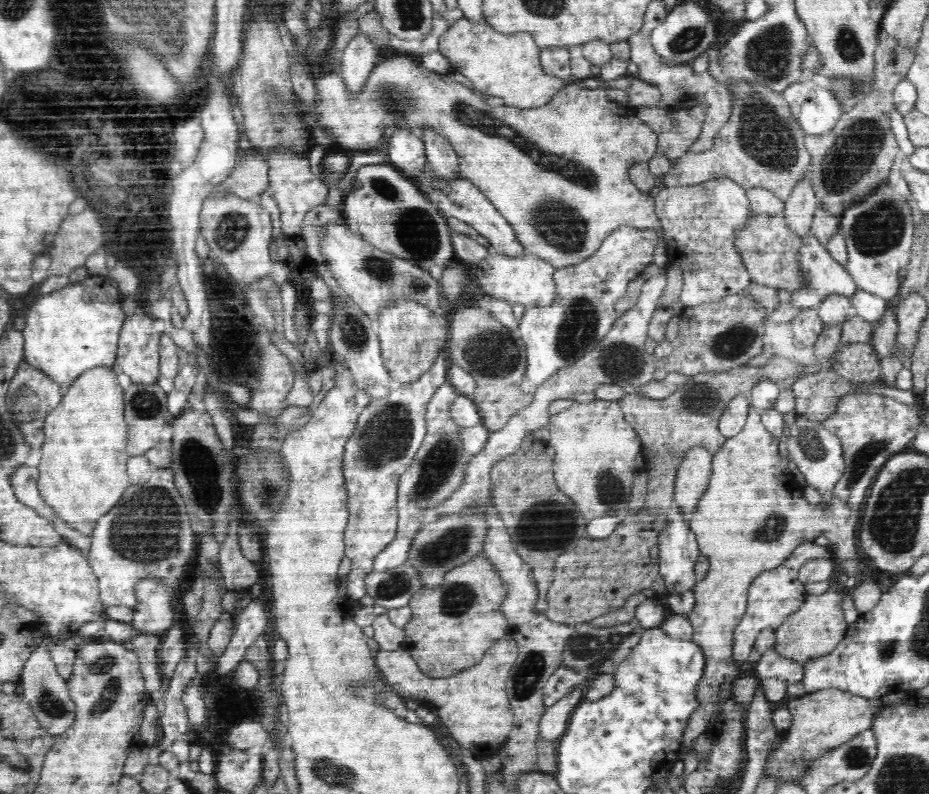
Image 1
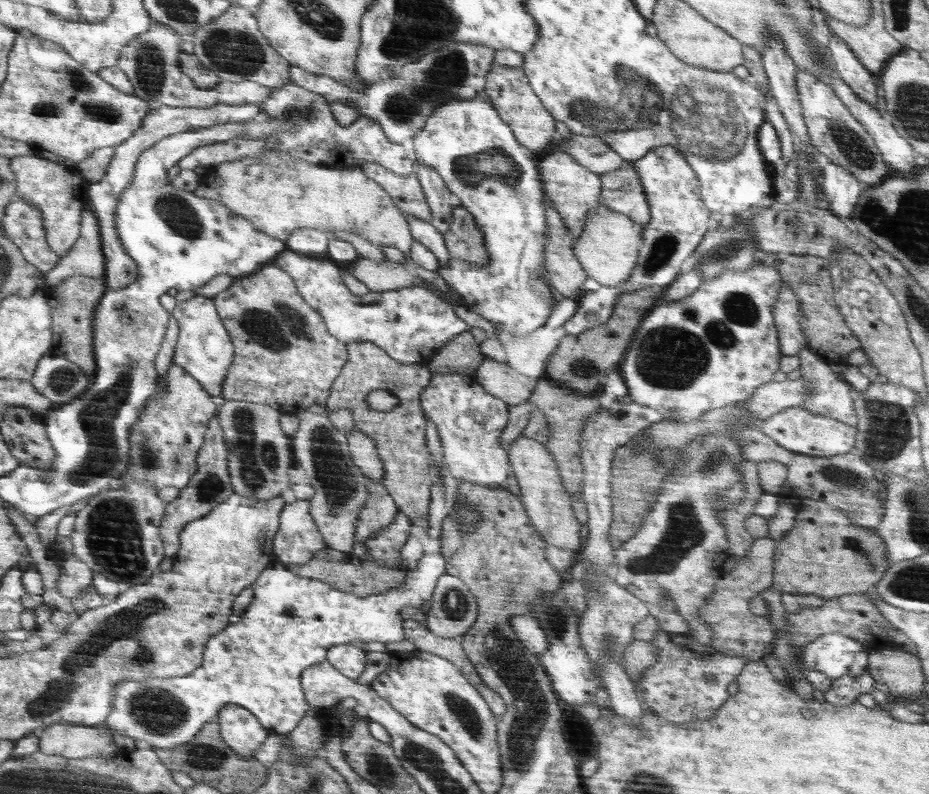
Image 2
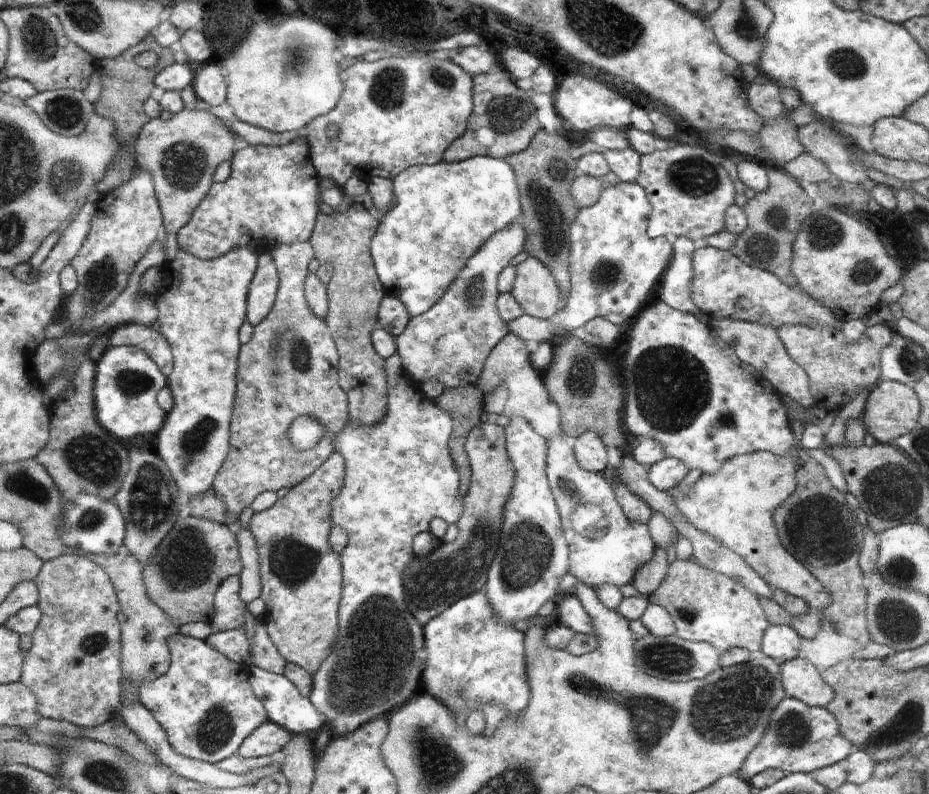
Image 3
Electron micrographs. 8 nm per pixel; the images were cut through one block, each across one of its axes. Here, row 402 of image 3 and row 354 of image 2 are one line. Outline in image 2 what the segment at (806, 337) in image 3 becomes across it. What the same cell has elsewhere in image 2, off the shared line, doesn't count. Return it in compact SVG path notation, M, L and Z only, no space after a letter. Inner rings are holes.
M783 255L780 276L783 276L784 285L790 285L799 296L801 309L805 314L805 320L801 322L803 332L809 340L809 350L825 362L839 361L847 363L850 352L861 348L861 342L846 326L845 320L839 313L834 300L834 287L831 281L829 269L831 260L824 256L812 255Z

